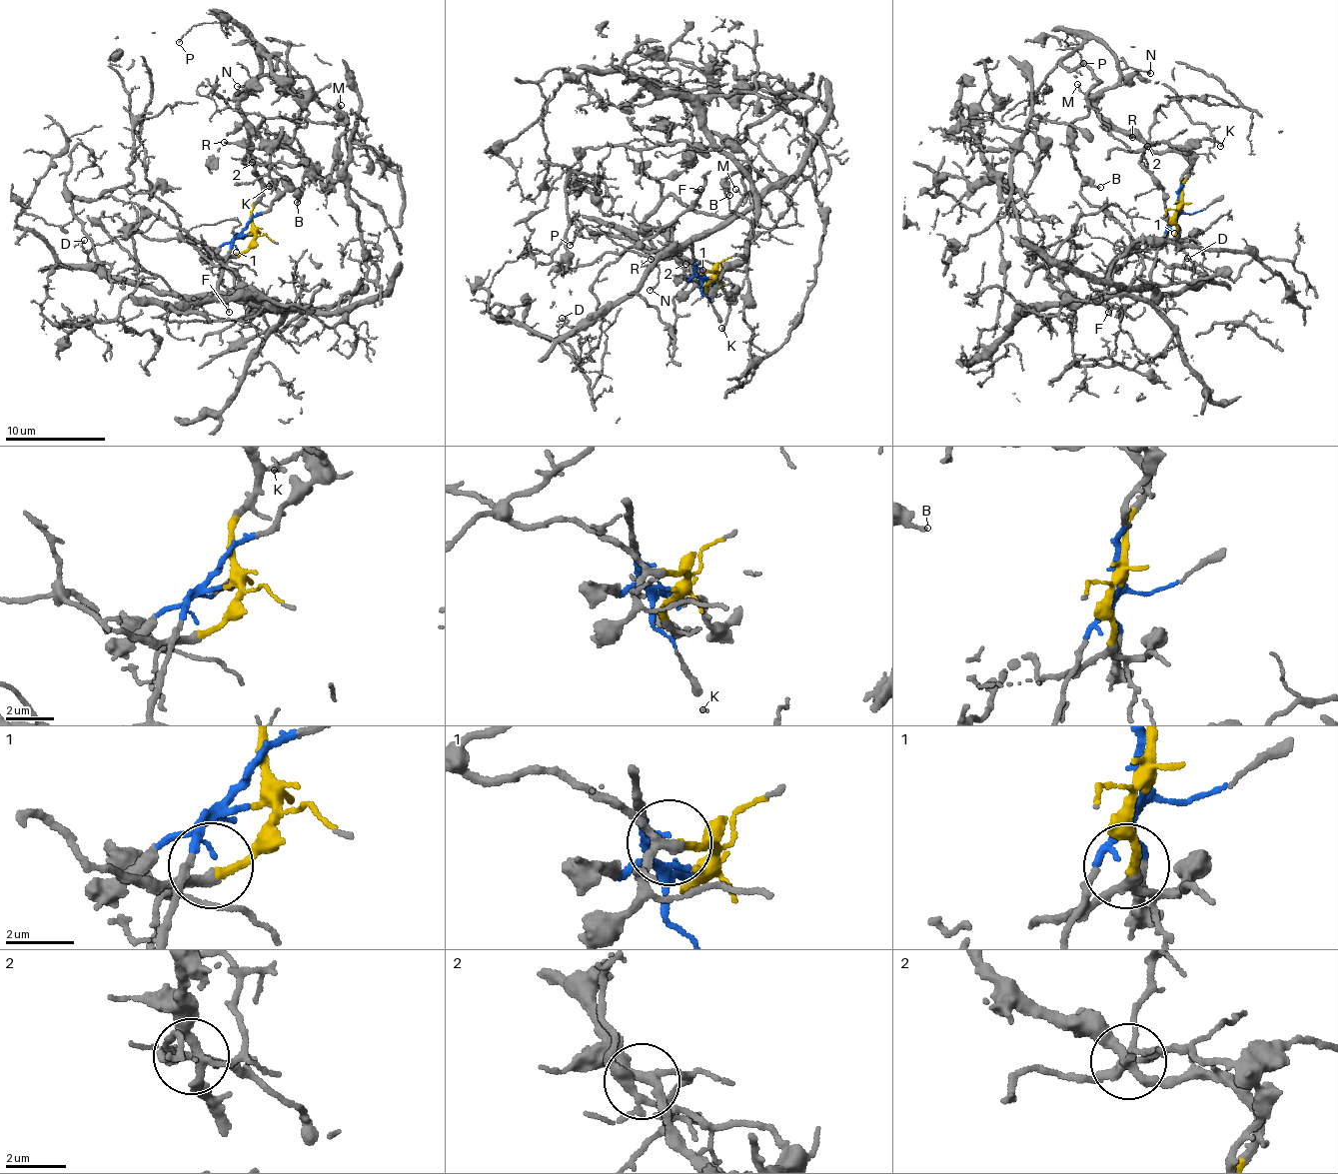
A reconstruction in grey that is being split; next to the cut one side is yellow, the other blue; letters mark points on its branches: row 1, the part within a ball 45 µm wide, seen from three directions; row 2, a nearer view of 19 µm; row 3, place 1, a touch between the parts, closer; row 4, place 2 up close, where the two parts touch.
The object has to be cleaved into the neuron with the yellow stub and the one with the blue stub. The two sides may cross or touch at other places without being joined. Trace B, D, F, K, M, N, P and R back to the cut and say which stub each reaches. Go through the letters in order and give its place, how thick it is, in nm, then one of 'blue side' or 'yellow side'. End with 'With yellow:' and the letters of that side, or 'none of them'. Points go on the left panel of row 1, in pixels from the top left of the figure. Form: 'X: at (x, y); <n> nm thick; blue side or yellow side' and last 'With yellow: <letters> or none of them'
B: at (297, 202); 190 nm thick; yellow side
D: at (84, 240); 90 nm thick; blue side
F: at (229, 312); 110 nm thick; yellow side
K: at (269, 186); 140 nm thick; blue side
M: at (341, 105); 110 nm thick; yellow side
N: at (237, 86); 140 nm thick; yellow side
P: at (179, 42); 100 nm thick; yellow side
R: at (224, 142); 120 nm thick; yellow side
With yellow: B, F, M, N, P, R

